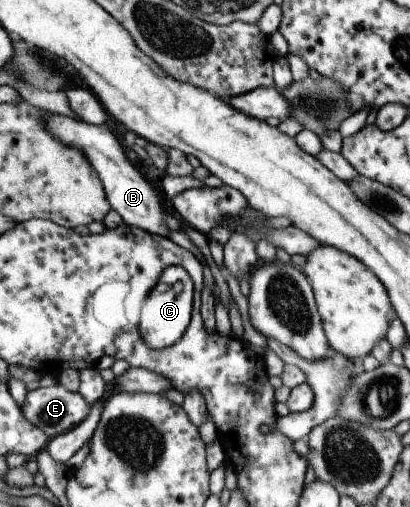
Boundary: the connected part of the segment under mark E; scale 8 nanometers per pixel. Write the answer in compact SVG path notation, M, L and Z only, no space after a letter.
M57 383L29 391L21 409L33 425L45 430L49 437L57 437L87 420L92 405L81 393L69 391Z

